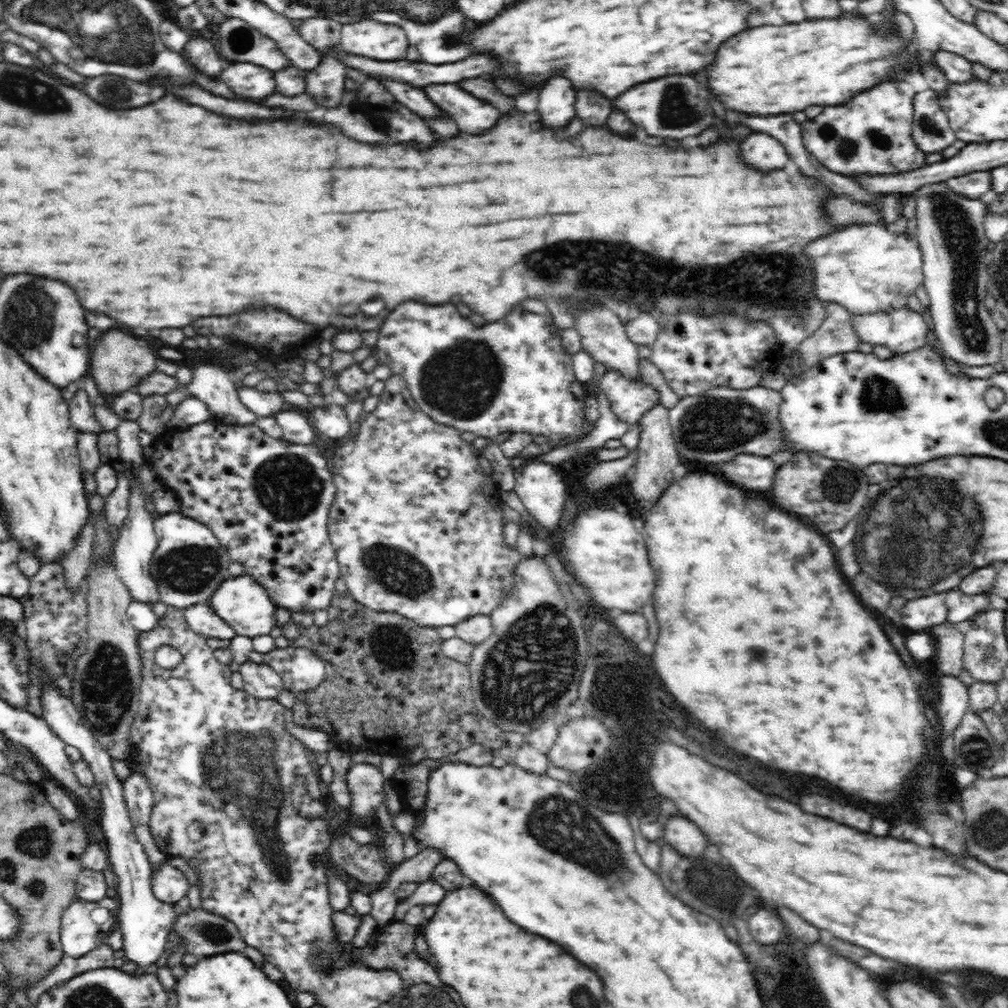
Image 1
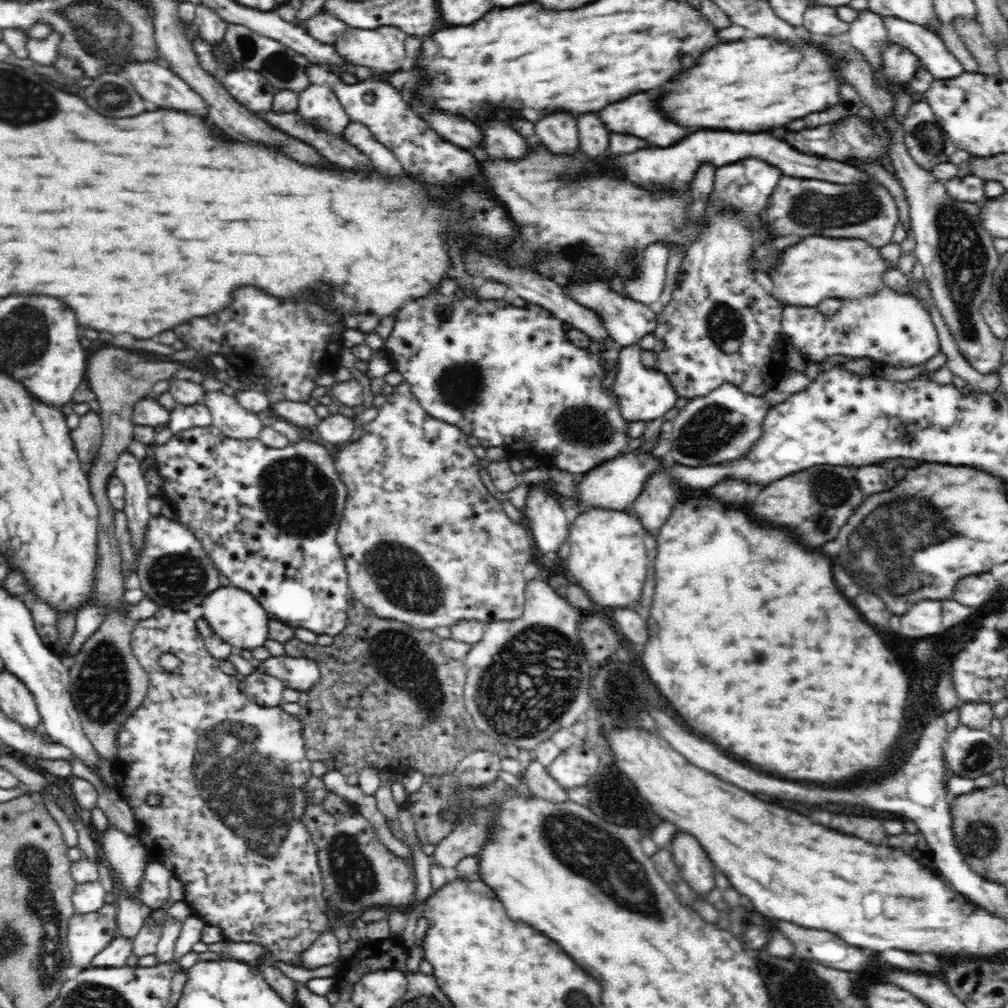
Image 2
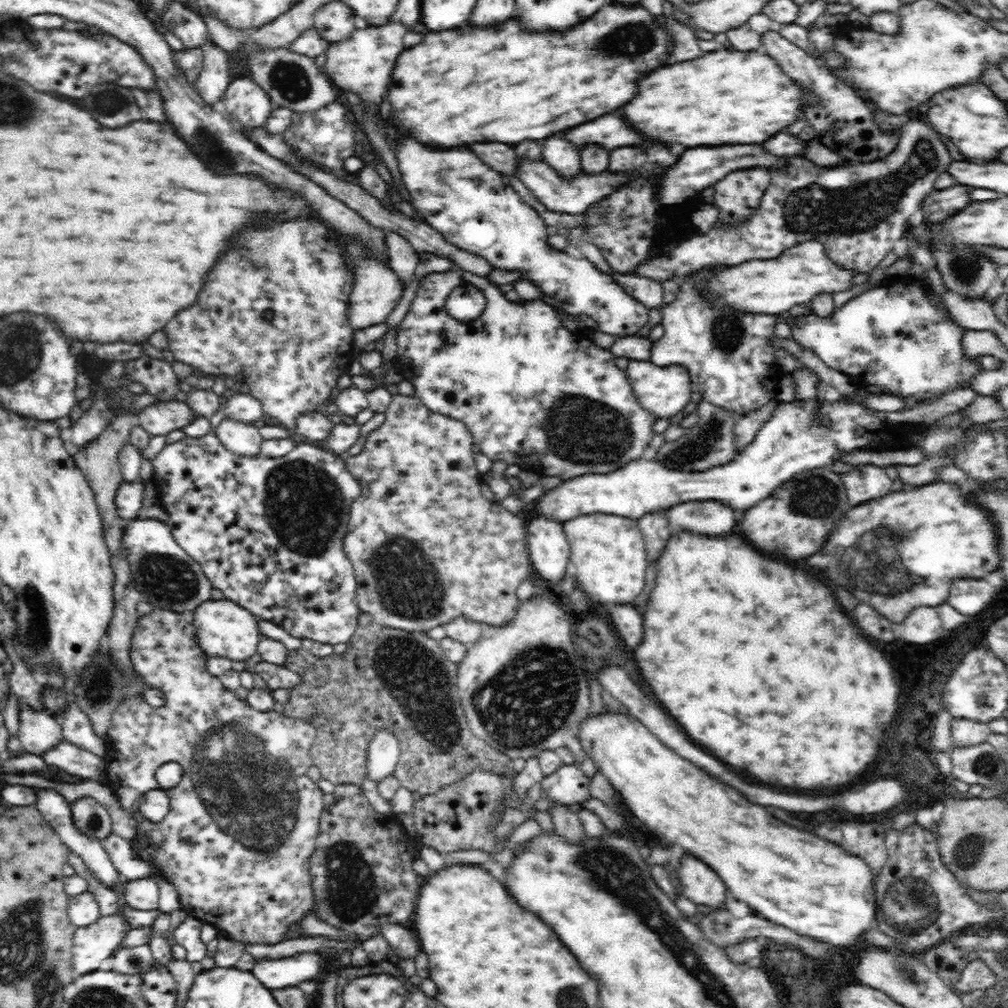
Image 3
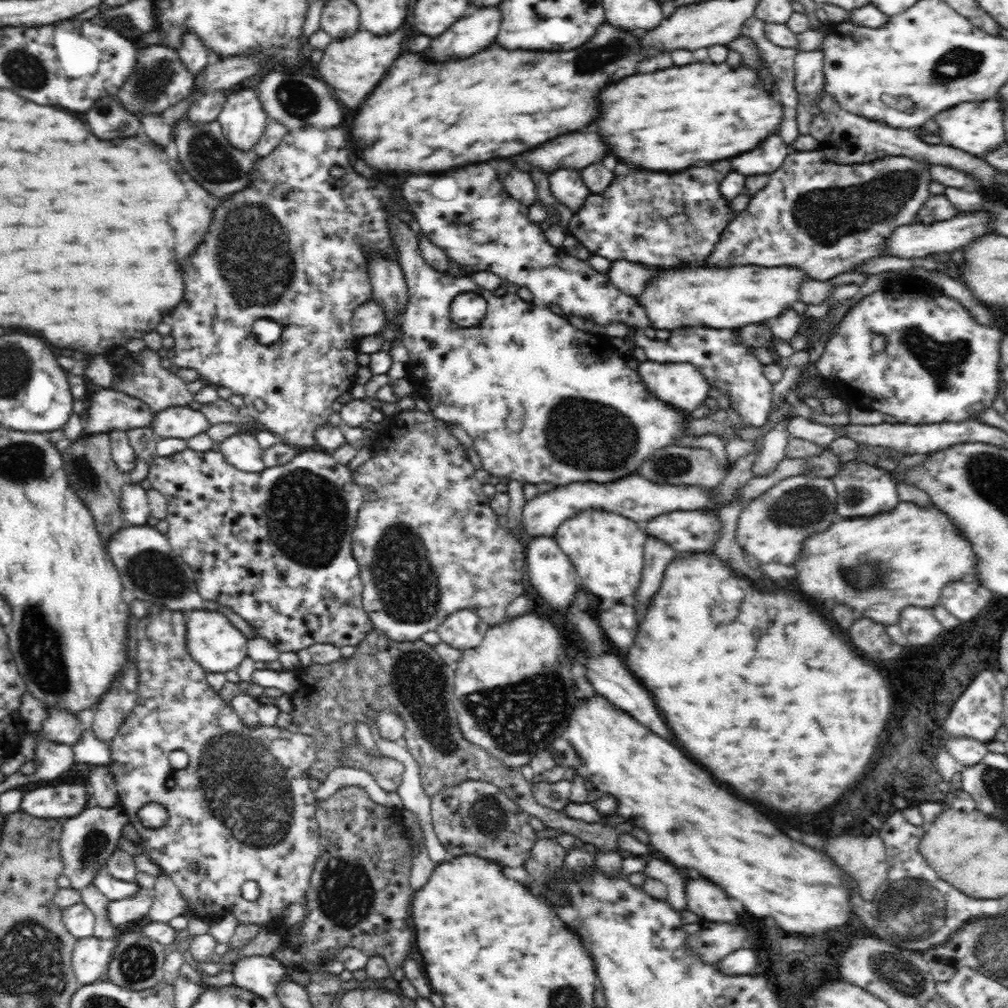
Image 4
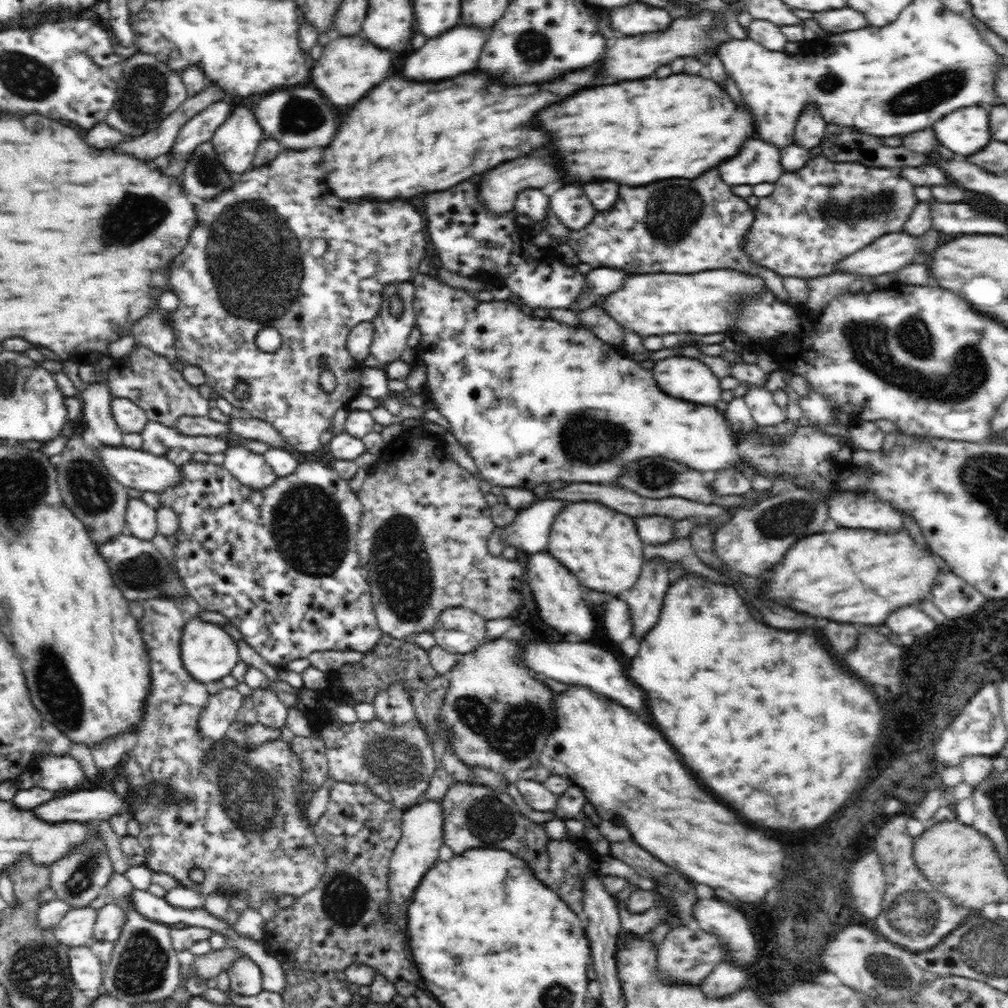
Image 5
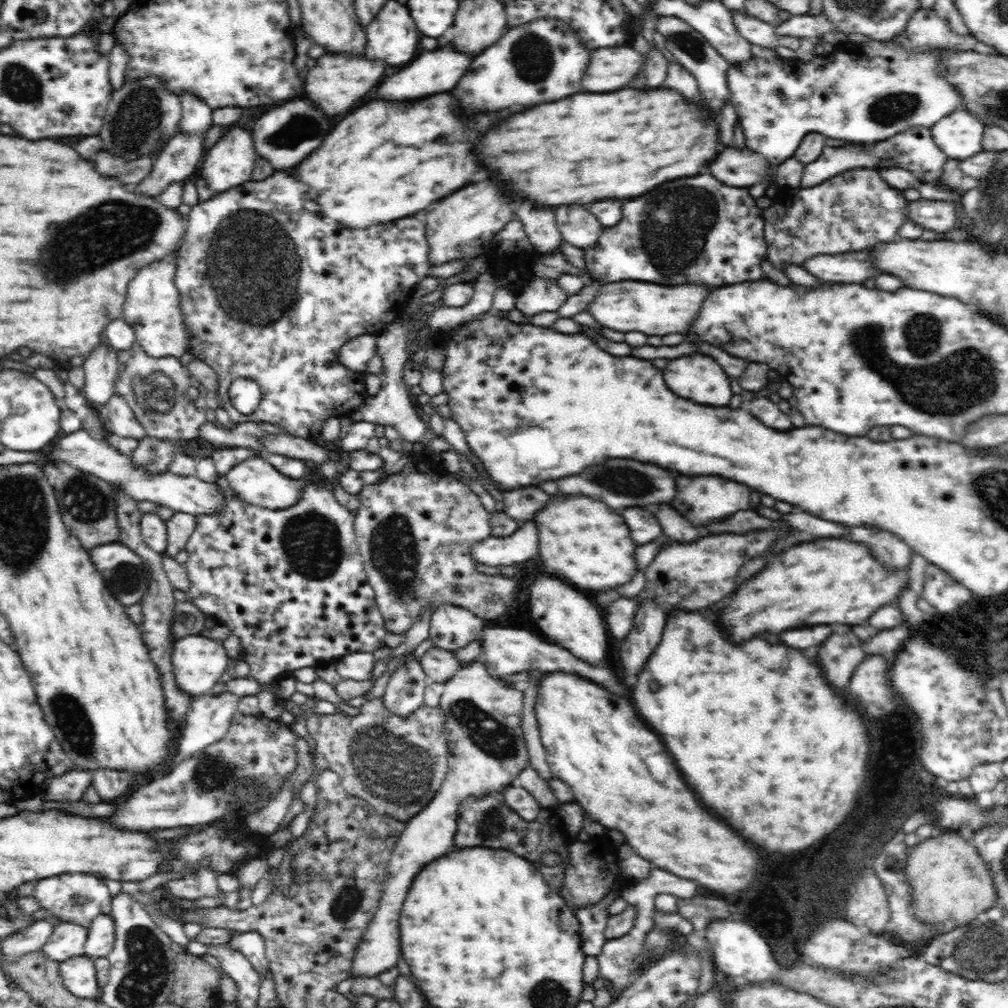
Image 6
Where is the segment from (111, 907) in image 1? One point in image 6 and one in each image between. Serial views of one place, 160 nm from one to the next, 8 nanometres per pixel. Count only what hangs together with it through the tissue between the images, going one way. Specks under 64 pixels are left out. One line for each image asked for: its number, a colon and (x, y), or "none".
2: (88, 934)
3: (92, 944)
4: (91, 957)
5: (85, 968)
6: (78, 974)

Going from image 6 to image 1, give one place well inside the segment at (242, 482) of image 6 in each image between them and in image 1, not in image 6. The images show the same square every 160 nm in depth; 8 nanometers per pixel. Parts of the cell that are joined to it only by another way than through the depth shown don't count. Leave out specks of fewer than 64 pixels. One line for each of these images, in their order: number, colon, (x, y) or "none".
1: (211, 385)
2: (233, 421)
3: (243, 439)
4: (242, 451)
5: (251, 469)

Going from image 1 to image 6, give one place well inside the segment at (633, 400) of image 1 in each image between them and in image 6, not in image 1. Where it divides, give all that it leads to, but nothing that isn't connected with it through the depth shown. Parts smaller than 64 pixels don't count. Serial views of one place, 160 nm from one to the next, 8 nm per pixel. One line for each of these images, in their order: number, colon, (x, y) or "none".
2: (644, 394)
3: (664, 391)
4: (680, 384)
5: (689, 379)
6: (698, 378)

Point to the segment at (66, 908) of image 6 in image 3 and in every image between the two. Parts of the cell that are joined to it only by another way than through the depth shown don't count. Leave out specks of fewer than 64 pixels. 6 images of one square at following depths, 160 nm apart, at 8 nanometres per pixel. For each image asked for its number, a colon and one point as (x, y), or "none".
3: (92, 818)
4: (88, 840)
5: (79, 878)

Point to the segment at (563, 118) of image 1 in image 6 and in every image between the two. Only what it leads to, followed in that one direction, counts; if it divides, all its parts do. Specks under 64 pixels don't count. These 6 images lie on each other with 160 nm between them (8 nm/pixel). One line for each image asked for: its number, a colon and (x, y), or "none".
2: (558, 131)
3: (558, 152)
4: (566, 185)
5: (570, 205)
6: (579, 227)

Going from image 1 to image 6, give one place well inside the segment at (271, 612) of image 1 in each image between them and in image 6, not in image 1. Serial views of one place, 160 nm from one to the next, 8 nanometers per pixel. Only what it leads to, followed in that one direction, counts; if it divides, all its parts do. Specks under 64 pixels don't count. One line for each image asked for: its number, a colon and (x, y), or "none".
2: (235, 615)
3: (224, 629)
4: (215, 644)
5: (208, 653)
6: (198, 662)

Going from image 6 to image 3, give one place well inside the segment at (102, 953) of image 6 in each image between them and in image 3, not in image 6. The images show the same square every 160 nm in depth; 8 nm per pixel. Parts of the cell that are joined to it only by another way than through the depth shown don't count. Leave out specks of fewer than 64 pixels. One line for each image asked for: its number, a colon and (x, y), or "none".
3: (141, 894)
4: (120, 913)
5: (110, 921)

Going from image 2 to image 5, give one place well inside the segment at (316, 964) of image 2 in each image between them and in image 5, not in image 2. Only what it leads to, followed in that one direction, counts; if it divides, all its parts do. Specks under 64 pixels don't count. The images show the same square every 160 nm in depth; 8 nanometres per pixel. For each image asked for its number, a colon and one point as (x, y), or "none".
3: (273, 973)
4: (260, 974)
5: (245, 976)

